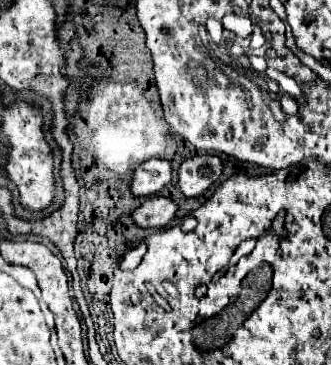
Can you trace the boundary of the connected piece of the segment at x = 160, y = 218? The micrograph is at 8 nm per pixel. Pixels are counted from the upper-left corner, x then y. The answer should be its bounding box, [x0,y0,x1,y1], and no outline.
[133,197,177,229]

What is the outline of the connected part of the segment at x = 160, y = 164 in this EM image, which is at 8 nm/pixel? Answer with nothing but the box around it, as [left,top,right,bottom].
[131,159,171,197]

